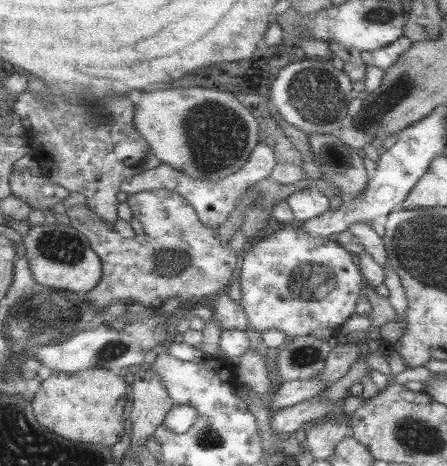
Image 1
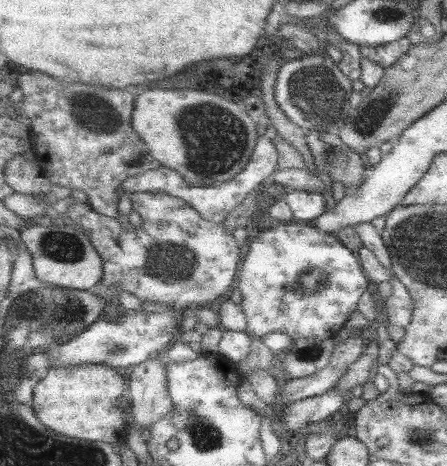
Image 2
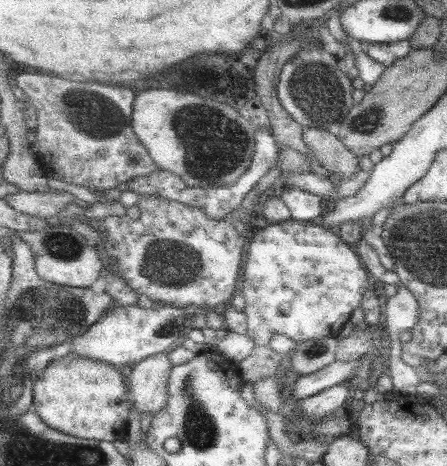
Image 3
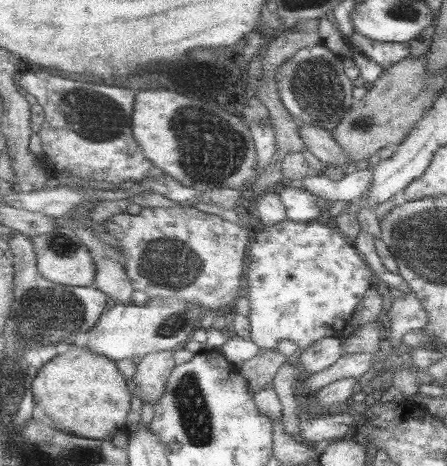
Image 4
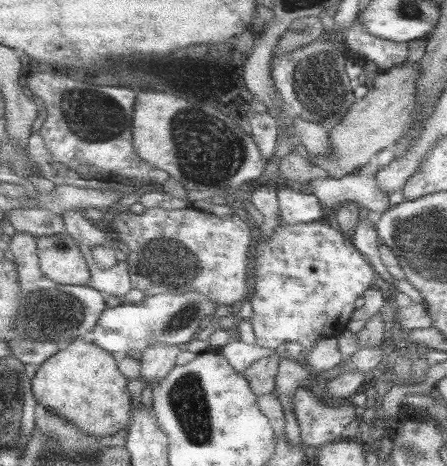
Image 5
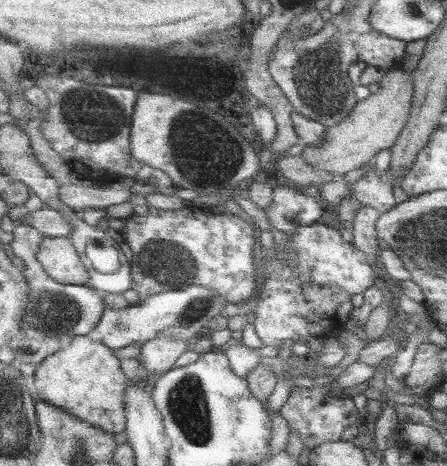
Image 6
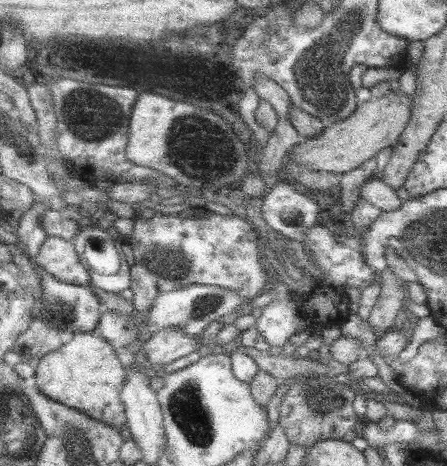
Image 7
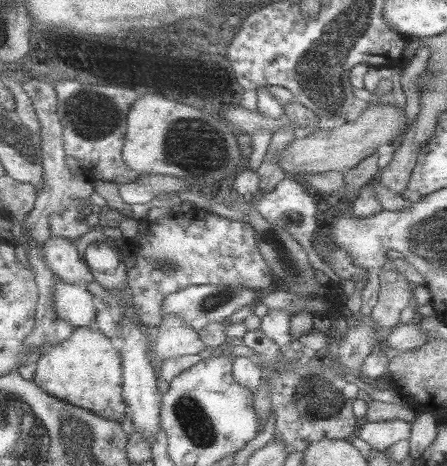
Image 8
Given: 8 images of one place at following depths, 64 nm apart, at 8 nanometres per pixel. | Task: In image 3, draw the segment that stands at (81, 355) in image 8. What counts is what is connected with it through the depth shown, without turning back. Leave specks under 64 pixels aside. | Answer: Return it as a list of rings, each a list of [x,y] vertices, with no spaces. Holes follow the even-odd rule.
[[[59,354],[35,380],[35,410],[49,428],[63,430],[73,438],[95,442],[127,440],[131,408],[125,404],[129,382],[119,368],[75,354]]]

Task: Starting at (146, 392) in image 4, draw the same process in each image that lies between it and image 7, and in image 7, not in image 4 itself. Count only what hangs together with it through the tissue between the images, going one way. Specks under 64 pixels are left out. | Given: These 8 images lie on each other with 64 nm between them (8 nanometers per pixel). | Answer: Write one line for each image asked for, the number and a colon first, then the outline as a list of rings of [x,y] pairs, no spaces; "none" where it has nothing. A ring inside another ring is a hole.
5: [[[163,342],[149,346],[149,350],[143,352],[141,358],[141,380],[151,386],[151,392],[175,370],[179,354],[185,350],[185,346],[167,346]]]
6: [[[155,338],[141,346],[143,354],[143,366],[149,374],[161,374],[165,376],[175,368],[179,358],[187,354],[193,348],[191,342],[185,340],[171,340],[171,338]]]
7: [[[165,328],[157,332],[149,342],[145,342],[143,350],[155,370],[165,370],[165,366],[177,362],[179,358],[195,354],[199,346],[201,342],[197,338],[191,338],[189,334],[175,328]]]

